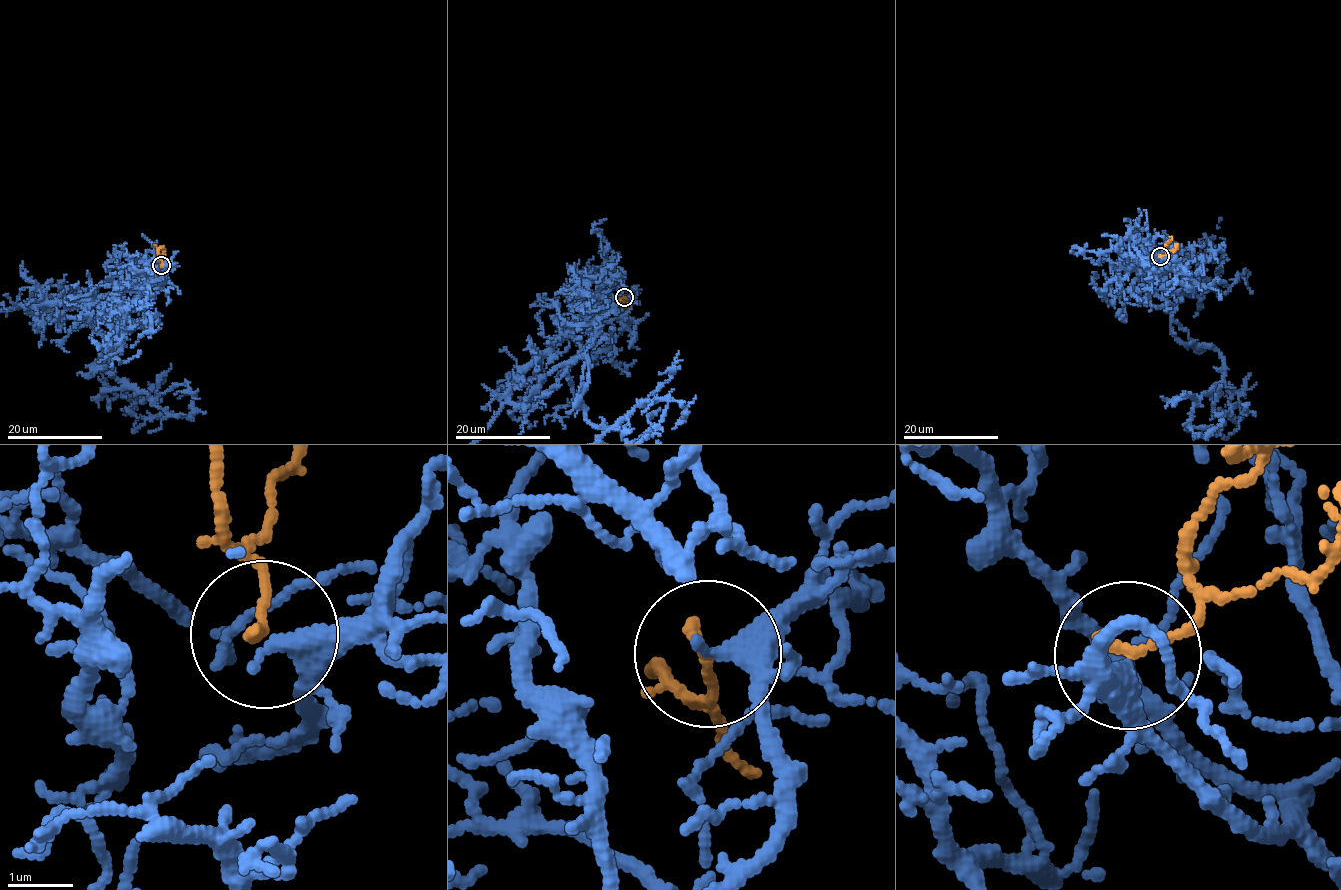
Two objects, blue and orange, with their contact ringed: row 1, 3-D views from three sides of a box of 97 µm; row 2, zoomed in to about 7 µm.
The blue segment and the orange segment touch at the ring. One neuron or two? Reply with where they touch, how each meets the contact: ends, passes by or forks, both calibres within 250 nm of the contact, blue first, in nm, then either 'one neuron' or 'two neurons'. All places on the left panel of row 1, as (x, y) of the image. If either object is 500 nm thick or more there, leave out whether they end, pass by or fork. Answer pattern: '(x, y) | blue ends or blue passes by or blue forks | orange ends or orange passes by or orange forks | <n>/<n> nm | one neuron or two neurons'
(161, 265) | blue forks | orange ends | 260/170 nm | one neuron

